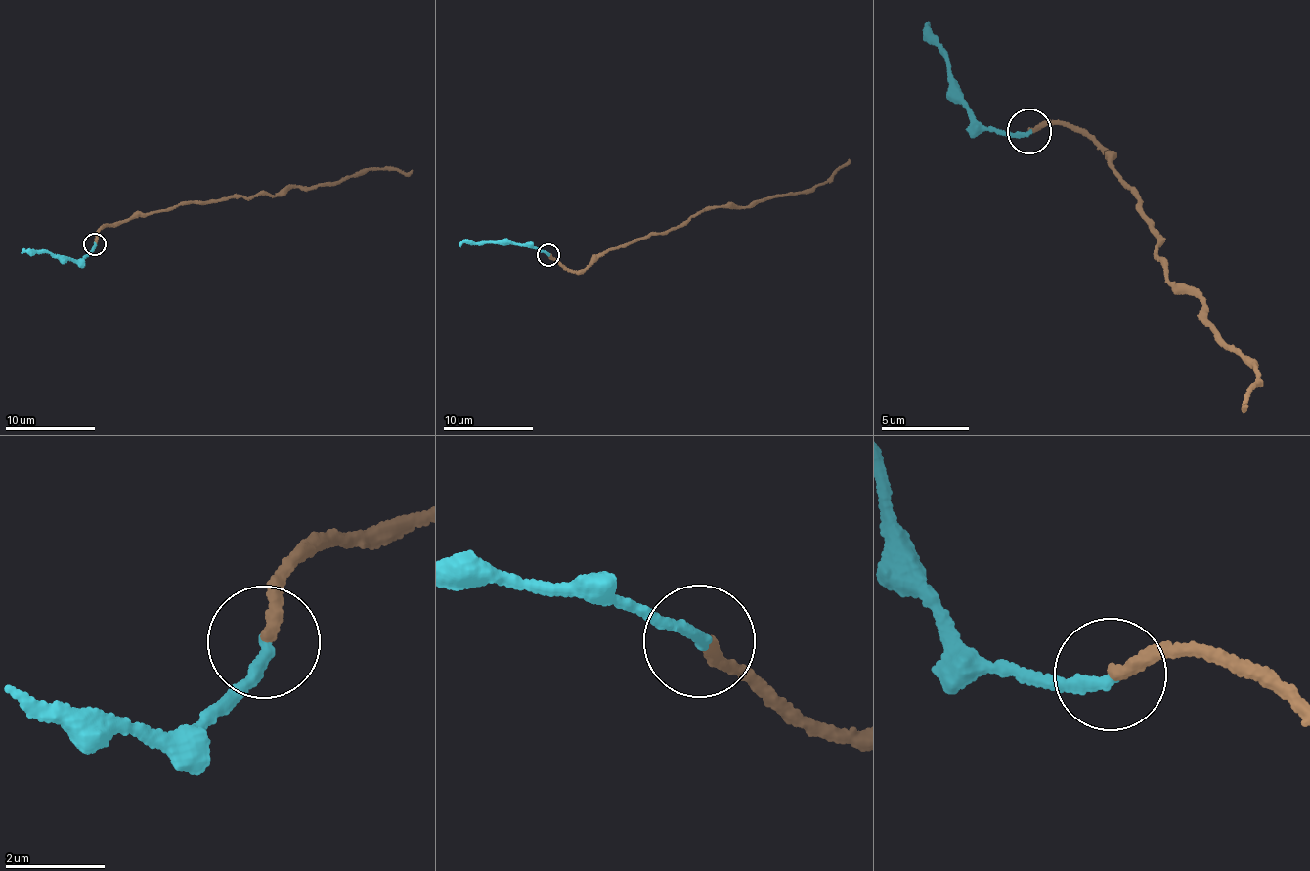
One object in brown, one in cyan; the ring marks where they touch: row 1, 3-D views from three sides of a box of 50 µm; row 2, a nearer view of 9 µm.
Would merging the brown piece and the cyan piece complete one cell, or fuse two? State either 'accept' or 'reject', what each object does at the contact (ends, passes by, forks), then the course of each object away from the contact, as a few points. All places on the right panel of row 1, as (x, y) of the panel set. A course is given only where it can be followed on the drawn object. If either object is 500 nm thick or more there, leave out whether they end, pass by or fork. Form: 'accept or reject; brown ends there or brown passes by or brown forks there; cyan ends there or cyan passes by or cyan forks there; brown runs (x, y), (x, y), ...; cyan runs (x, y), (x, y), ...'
reject; brown ends there; cyan ends there; brown runs (1028, 131), (1056, 123), (1113, 159), (1160, 235), (1168, 283), (1196, 295), (1215, 333), (1263, 382), (1244, 406); cyan runs (1028, 131), (984, 126), (972, 117), (945, 61), (932, 41), (929, 21)

